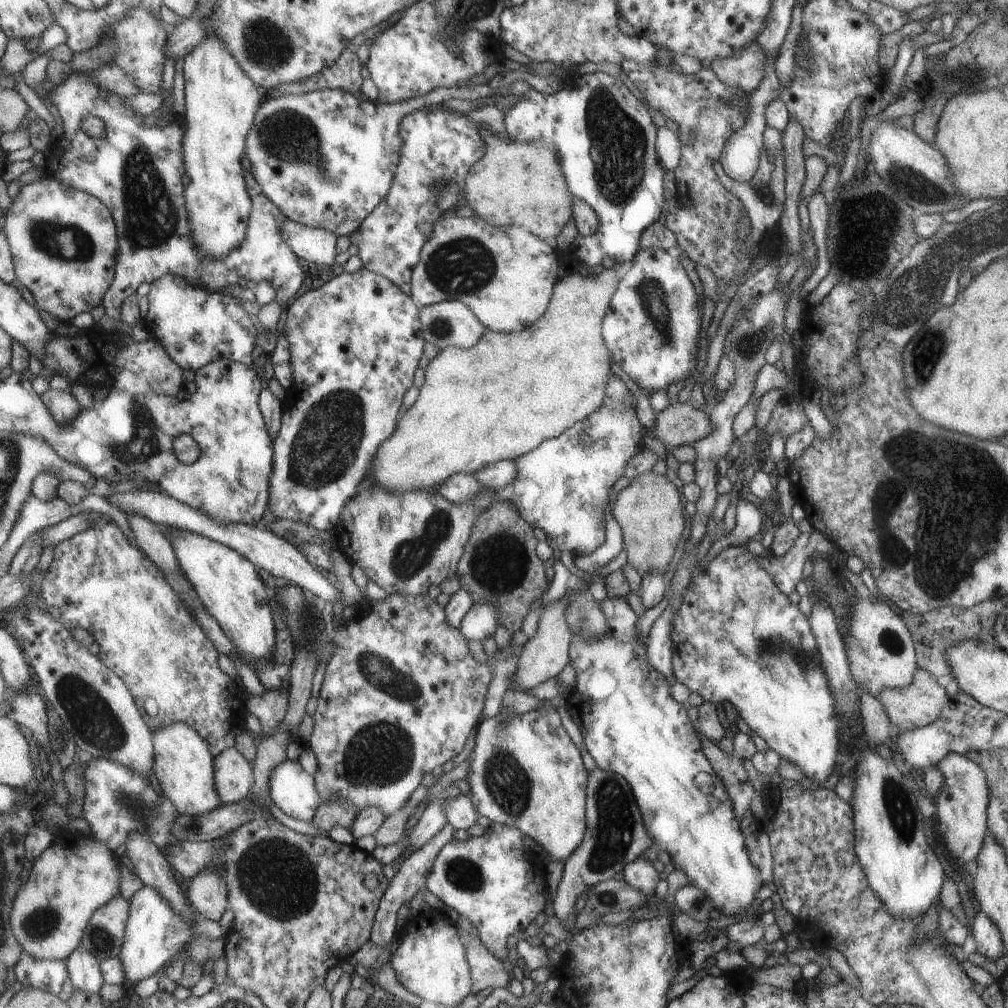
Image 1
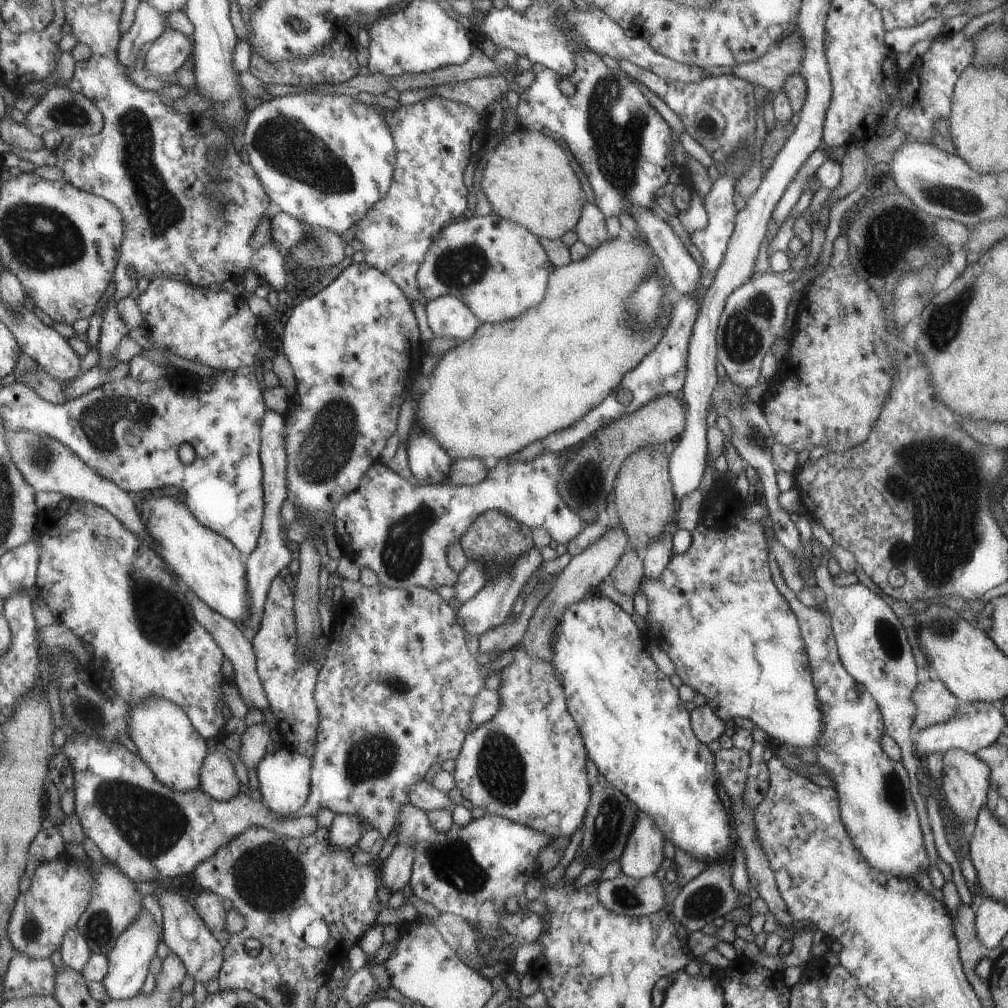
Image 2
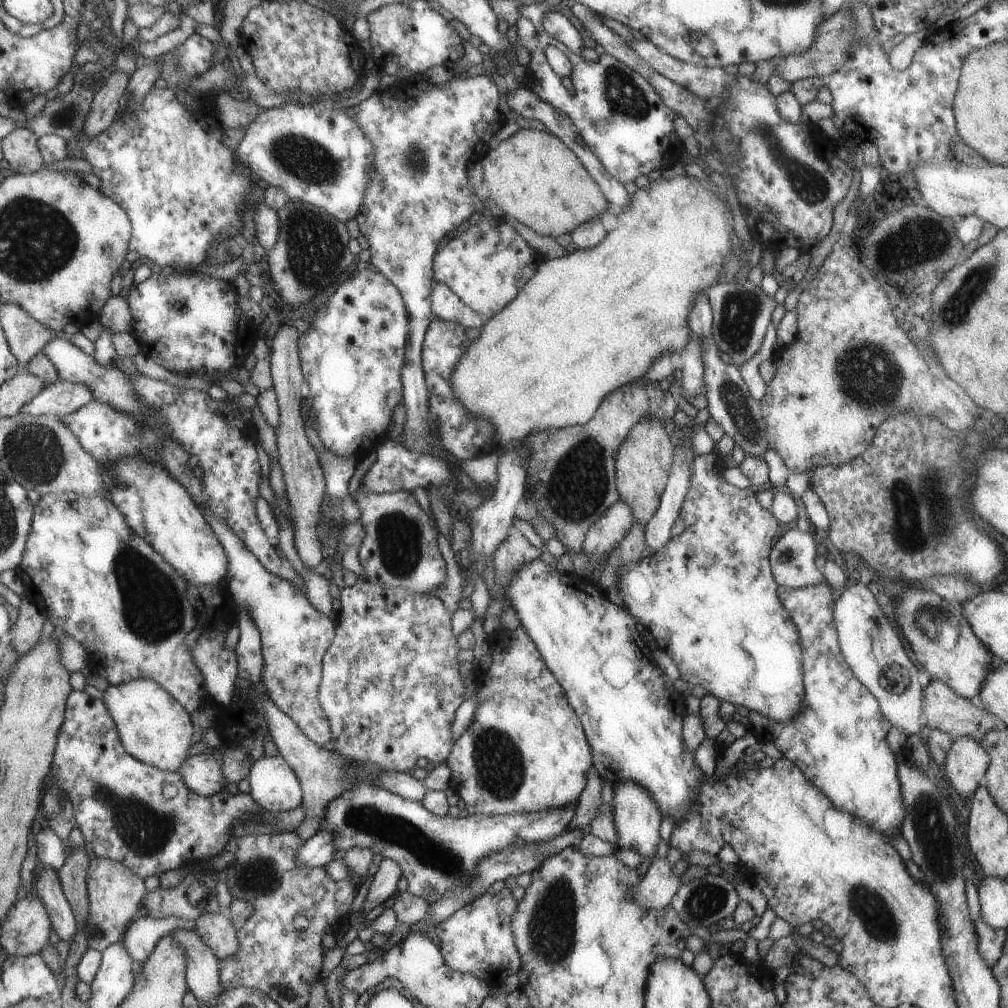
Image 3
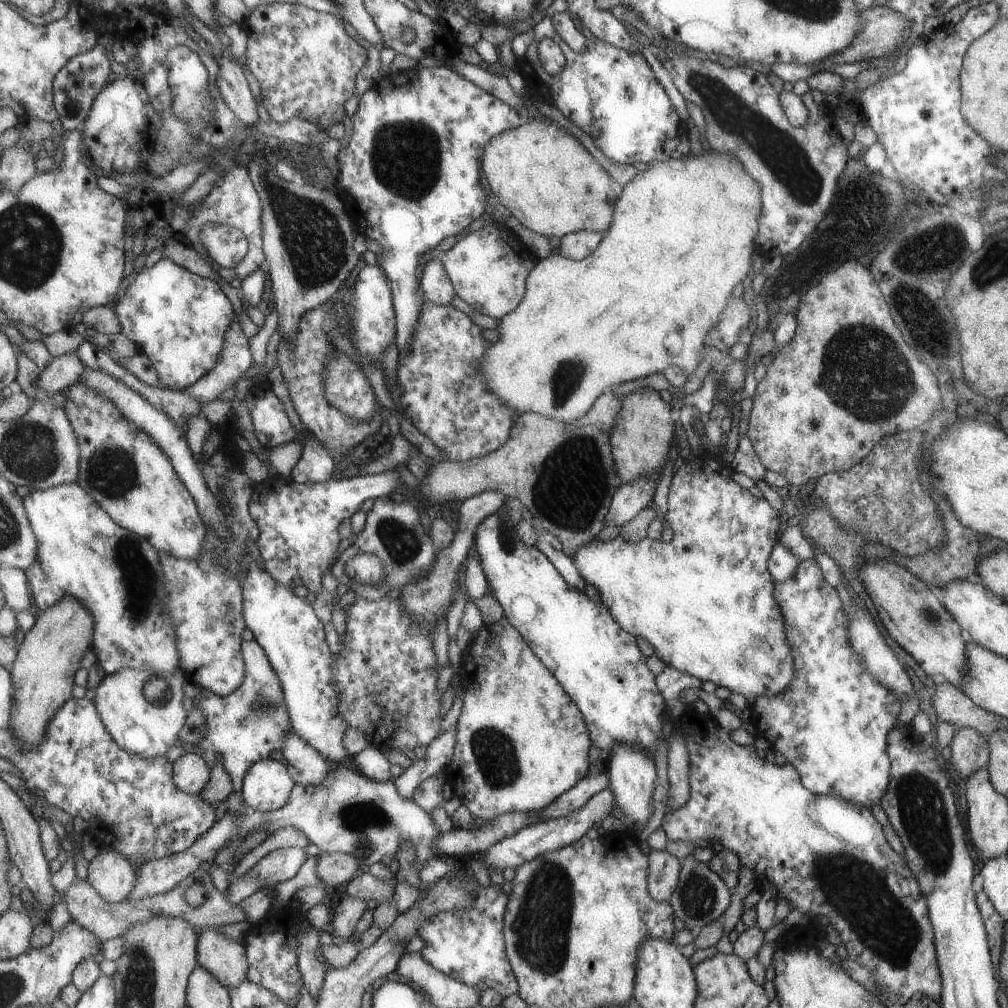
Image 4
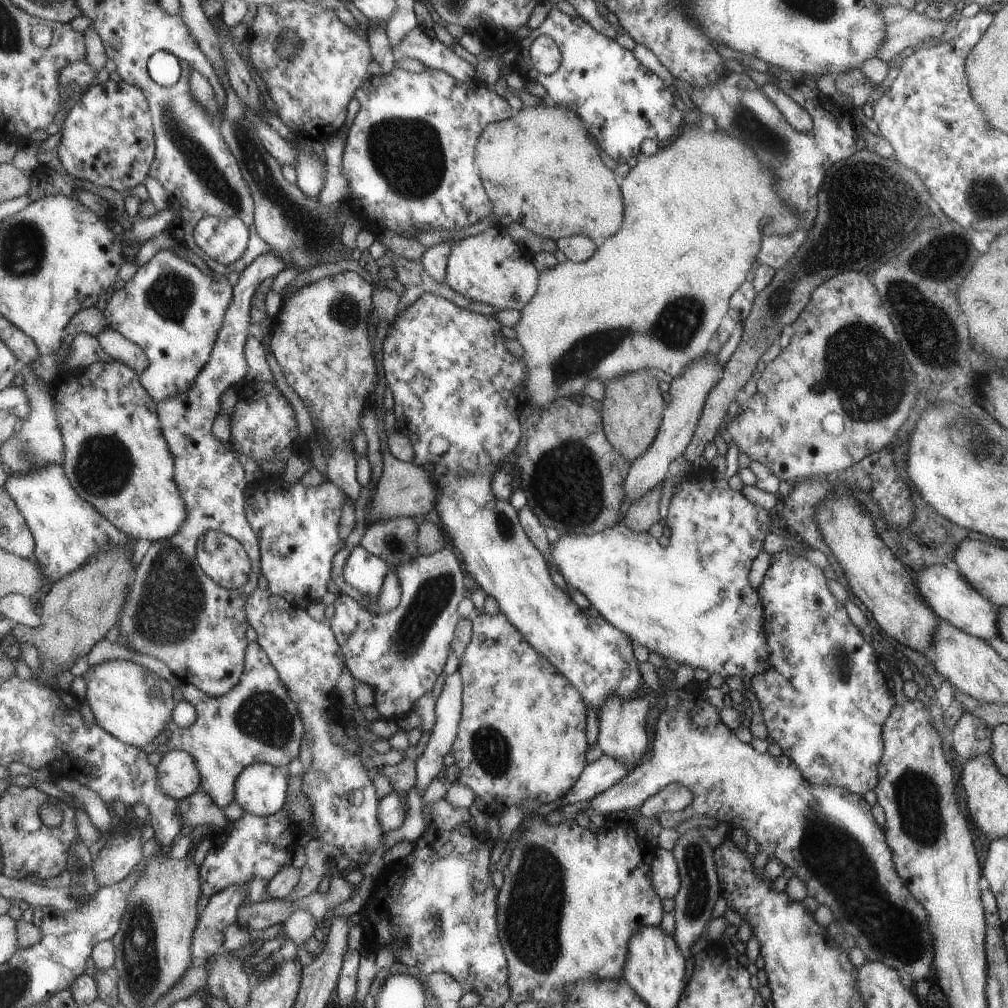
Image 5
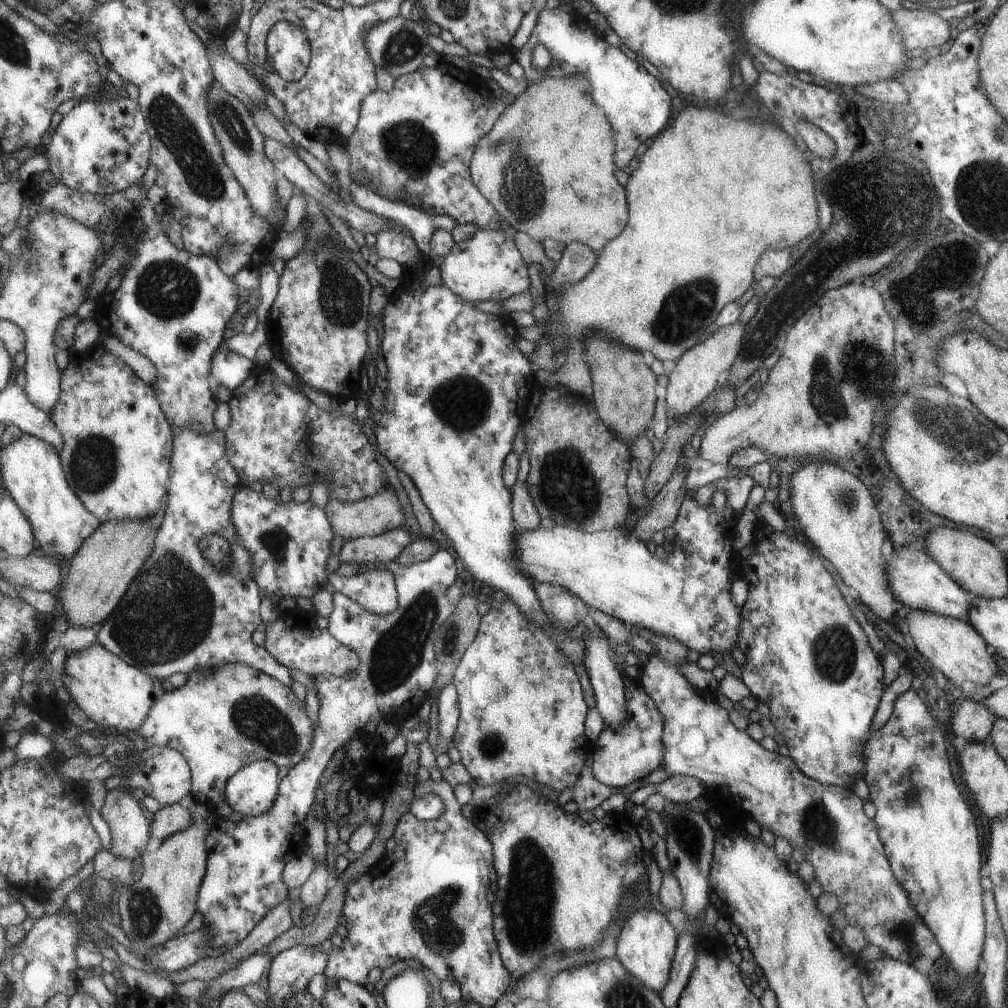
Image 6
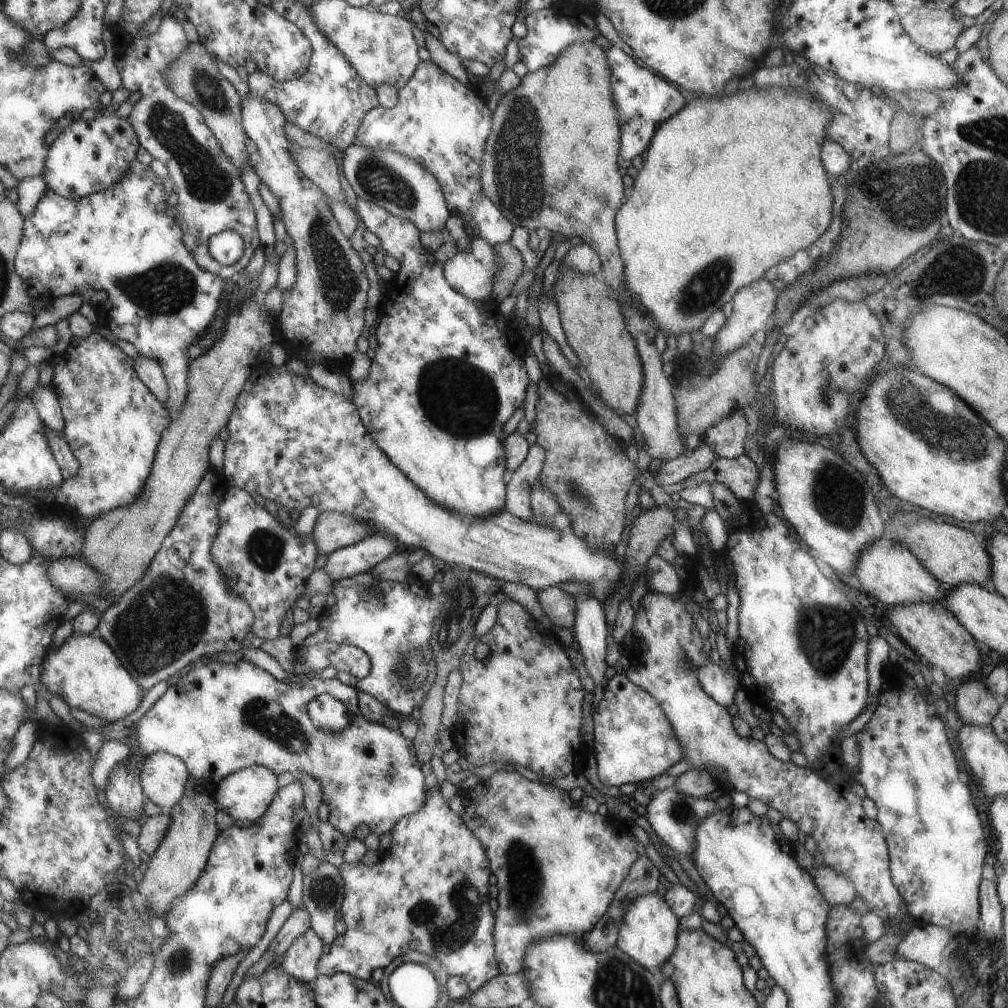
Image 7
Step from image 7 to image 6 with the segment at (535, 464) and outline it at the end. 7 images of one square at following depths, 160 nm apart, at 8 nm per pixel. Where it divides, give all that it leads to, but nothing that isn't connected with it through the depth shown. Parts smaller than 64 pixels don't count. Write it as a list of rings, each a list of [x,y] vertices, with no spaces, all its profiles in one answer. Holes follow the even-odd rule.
[[[516,481],[510,488],[512,493],[512,520],[517,532],[539,527],[540,517],[525,483]]]

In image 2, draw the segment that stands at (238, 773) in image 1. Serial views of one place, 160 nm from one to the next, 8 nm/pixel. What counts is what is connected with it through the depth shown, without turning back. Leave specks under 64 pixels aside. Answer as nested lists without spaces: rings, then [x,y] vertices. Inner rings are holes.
[[[215,751],[209,754],[201,770],[201,789],[215,800],[227,802],[241,794],[241,782],[235,775],[231,758]]]

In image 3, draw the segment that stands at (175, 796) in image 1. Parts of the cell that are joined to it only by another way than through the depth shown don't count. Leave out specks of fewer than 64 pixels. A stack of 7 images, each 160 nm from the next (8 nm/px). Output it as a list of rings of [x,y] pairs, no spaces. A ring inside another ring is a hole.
[[[152,678],[133,679],[120,685],[111,685],[103,692],[103,701],[115,719],[118,731],[131,756],[166,771],[178,771],[187,757],[198,727],[180,700]]]

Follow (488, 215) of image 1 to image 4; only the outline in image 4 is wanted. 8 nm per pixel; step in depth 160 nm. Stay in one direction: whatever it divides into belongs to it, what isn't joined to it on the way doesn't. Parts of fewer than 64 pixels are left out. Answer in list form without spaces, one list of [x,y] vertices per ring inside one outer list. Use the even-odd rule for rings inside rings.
[[[533,116],[522,125],[497,133],[485,144],[481,168],[494,193],[494,201],[502,204],[525,228],[551,238],[561,238],[575,231],[605,233],[615,194],[606,170],[585,152],[585,148],[557,123]]]

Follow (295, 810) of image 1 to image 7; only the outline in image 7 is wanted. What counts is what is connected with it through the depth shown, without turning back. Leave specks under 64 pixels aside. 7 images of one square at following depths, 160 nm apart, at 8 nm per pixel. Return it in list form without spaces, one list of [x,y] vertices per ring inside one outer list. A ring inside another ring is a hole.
[[[253,765],[224,778],[217,790],[215,798],[218,802],[219,810],[231,816],[236,824],[255,824],[272,806],[276,799],[280,787],[277,784],[277,773],[269,767],[263,765]]]

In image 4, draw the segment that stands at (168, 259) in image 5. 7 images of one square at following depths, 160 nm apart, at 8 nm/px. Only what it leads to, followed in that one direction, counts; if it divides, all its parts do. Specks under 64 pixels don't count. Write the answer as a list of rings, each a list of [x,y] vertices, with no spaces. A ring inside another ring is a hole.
[[[165,256],[137,274],[114,309],[121,321],[121,333],[136,342],[157,368],[158,387],[175,390],[195,384],[217,364],[225,344],[225,333],[235,314],[235,306],[217,282],[193,274]]]

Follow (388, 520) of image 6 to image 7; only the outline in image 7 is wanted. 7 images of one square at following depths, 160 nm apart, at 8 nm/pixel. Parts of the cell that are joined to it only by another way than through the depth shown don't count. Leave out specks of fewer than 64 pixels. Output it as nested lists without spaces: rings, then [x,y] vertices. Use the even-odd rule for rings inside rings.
[[[323,511],[317,515],[310,536],[317,545],[317,554],[328,554],[338,548],[355,544],[373,532],[365,521],[349,514]]]

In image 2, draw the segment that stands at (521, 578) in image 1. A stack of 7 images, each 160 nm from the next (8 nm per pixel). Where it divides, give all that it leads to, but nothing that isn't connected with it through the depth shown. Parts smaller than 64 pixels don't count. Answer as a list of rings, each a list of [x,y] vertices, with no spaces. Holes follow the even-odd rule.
[[[497,510],[484,511],[475,518],[475,522],[458,540],[463,554],[468,560],[475,560],[485,568],[485,582],[495,578],[499,572],[507,570],[511,564],[515,564],[515,558],[521,554],[527,554],[534,544],[531,542],[531,532],[521,528],[513,518],[507,518]]]

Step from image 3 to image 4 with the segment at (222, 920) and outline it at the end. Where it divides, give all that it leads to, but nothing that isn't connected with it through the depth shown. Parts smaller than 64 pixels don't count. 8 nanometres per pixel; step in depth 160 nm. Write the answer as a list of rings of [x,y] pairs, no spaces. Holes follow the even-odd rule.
[[[212,927],[205,928],[199,937],[199,965],[214,974],[228,989],[236,989],[248,980],[248,954],[244,941],[233,942]]]

